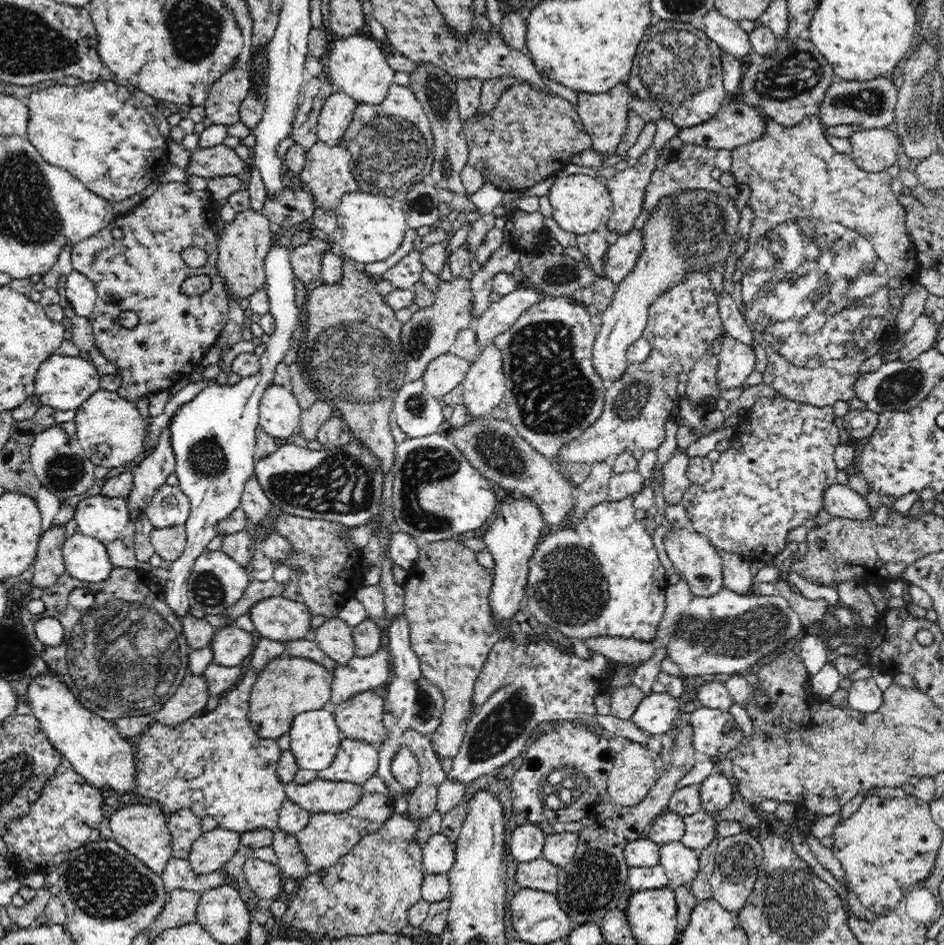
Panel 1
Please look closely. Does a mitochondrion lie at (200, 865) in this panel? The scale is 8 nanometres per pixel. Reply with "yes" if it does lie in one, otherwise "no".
no

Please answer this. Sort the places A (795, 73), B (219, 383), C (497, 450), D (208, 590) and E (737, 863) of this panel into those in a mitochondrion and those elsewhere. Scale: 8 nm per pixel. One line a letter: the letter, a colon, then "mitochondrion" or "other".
A: mitochondrion
B: other
C: mitochondrion
D: mitochondrion
E: mitochondrion

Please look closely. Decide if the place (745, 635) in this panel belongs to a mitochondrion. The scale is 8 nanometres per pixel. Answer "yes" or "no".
yes

